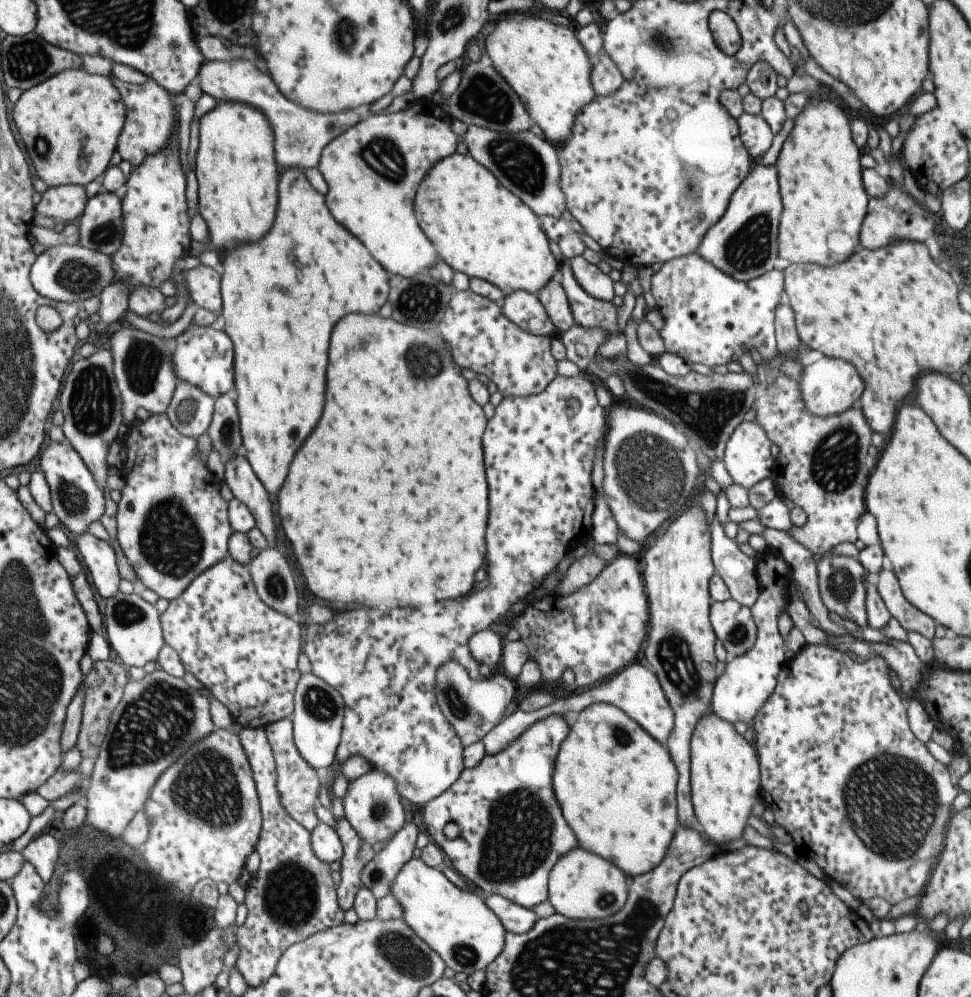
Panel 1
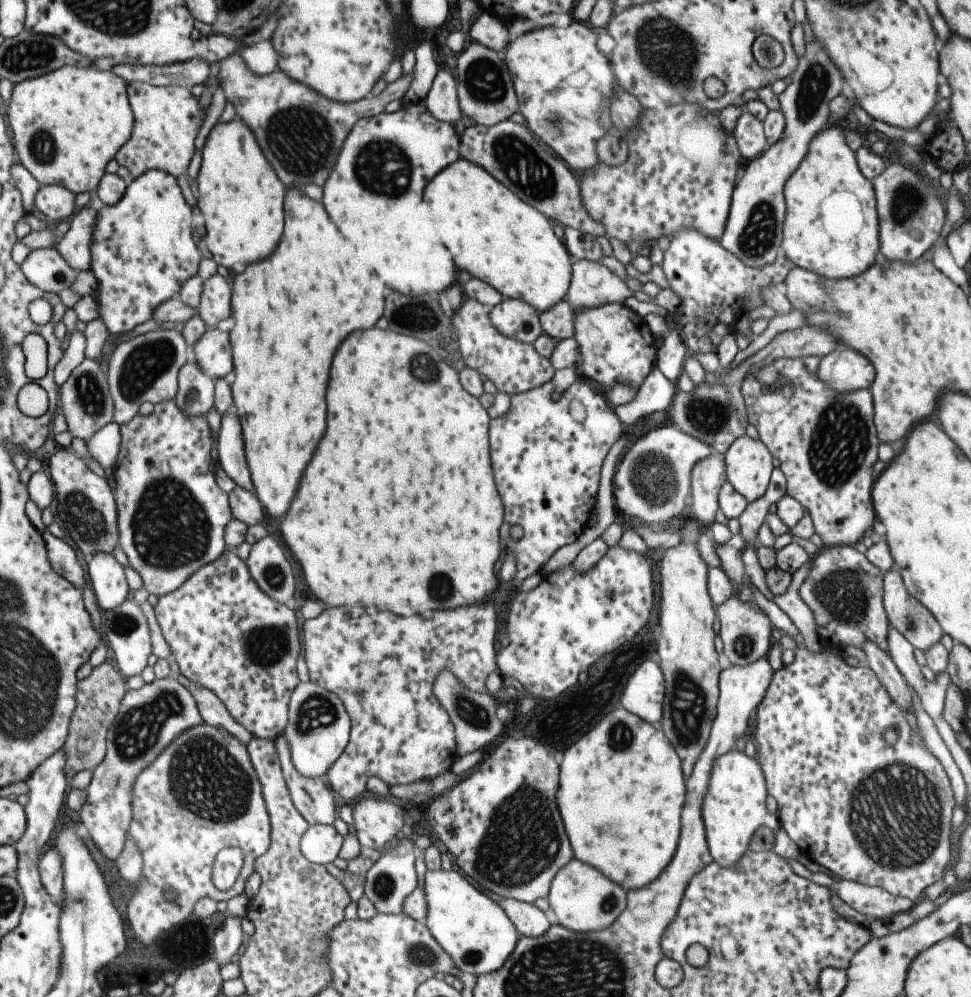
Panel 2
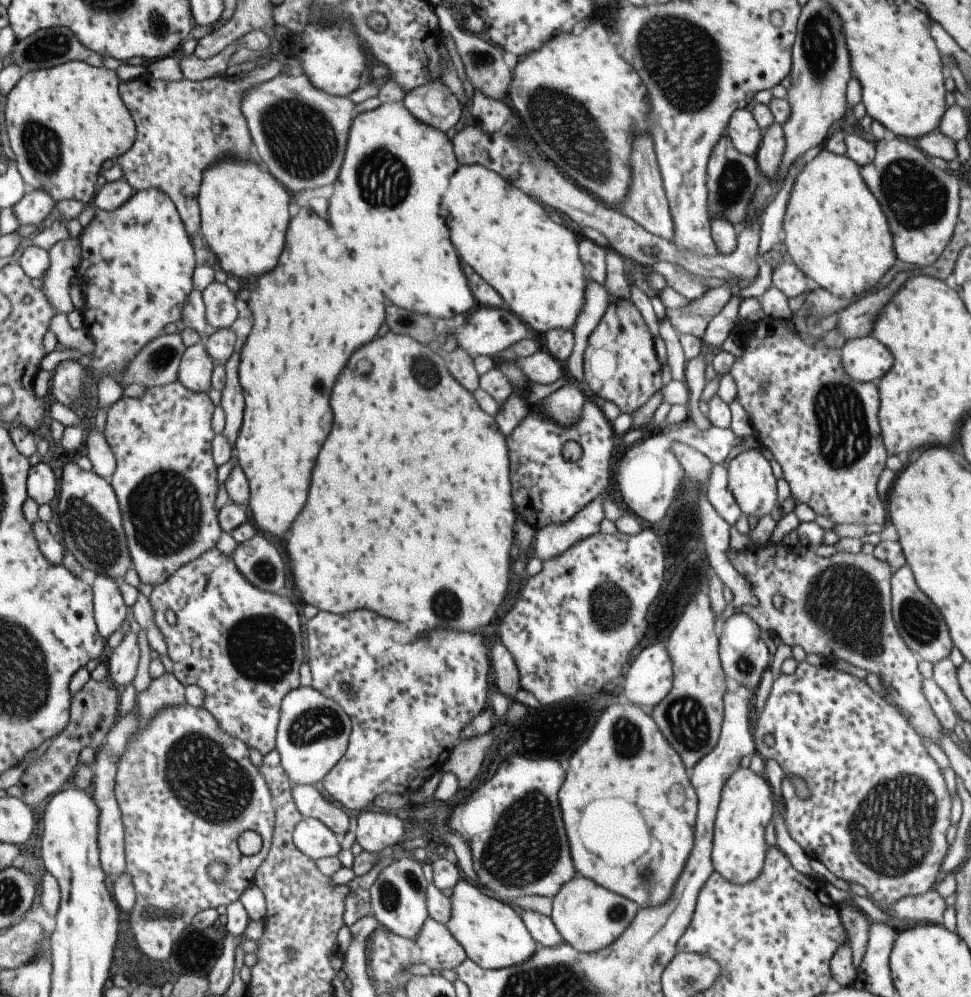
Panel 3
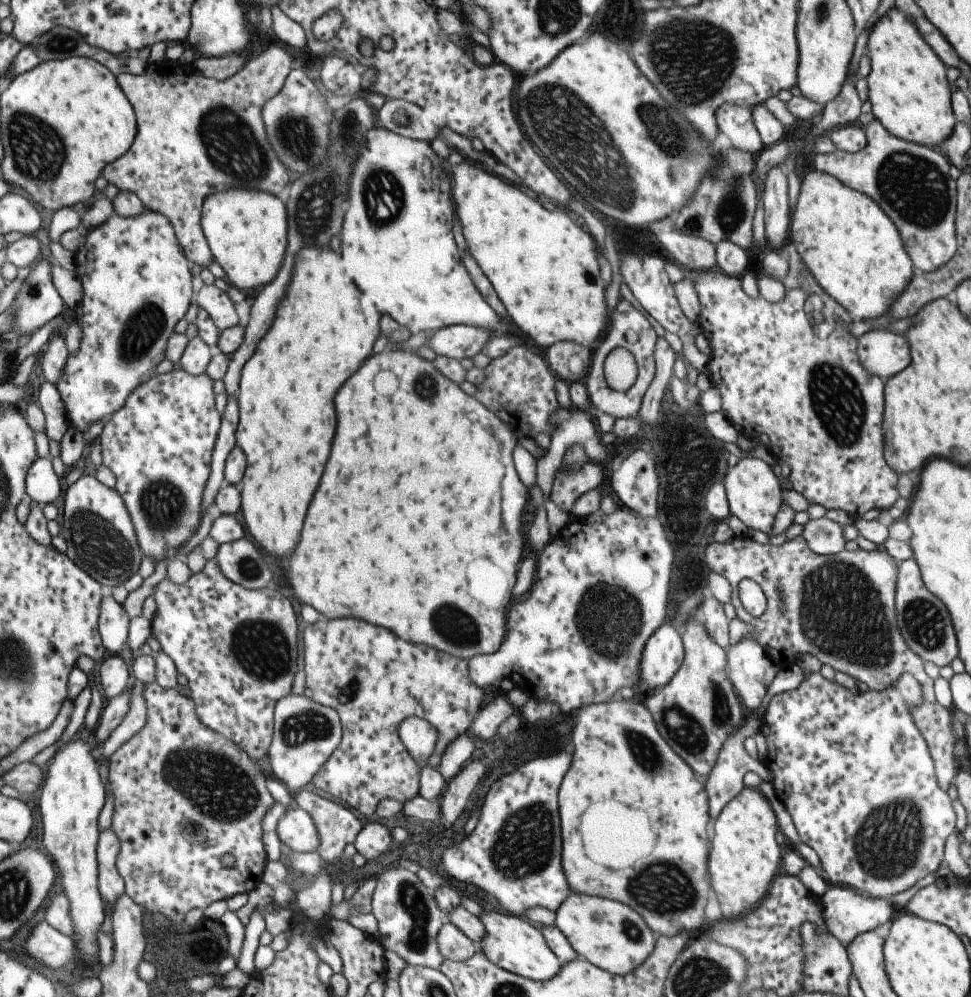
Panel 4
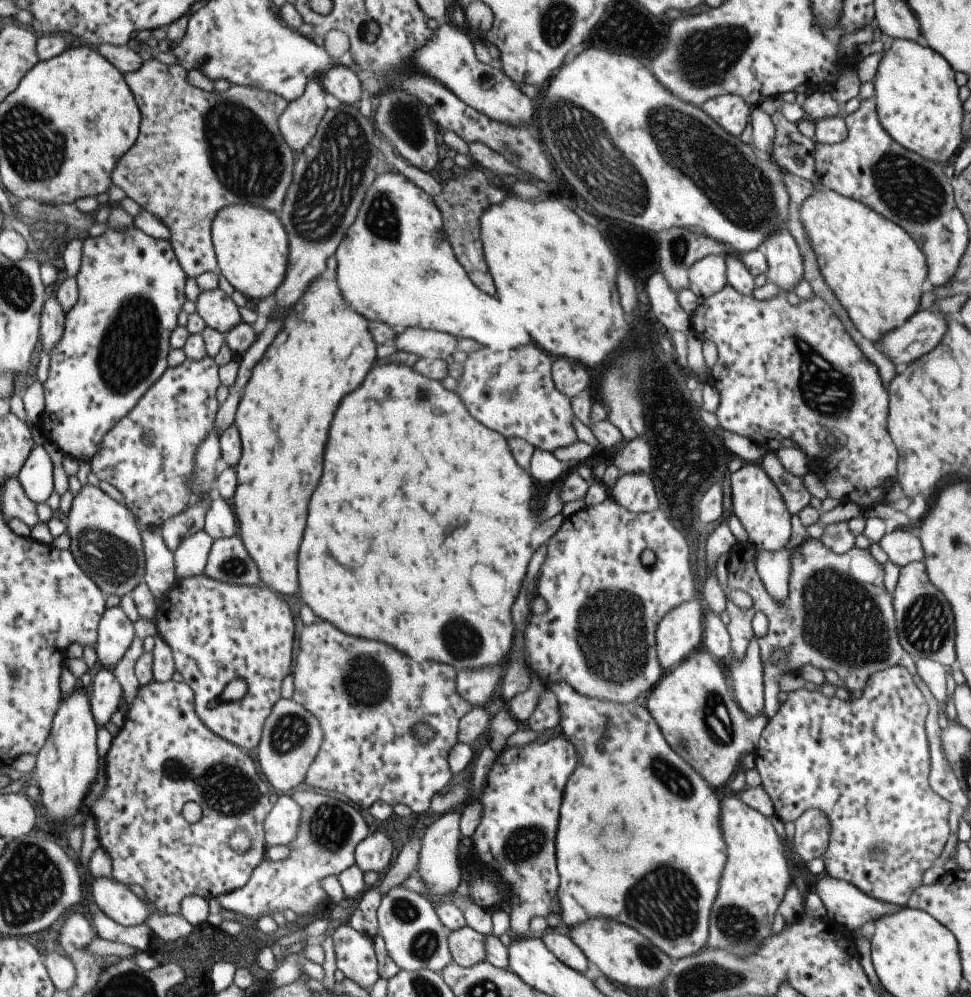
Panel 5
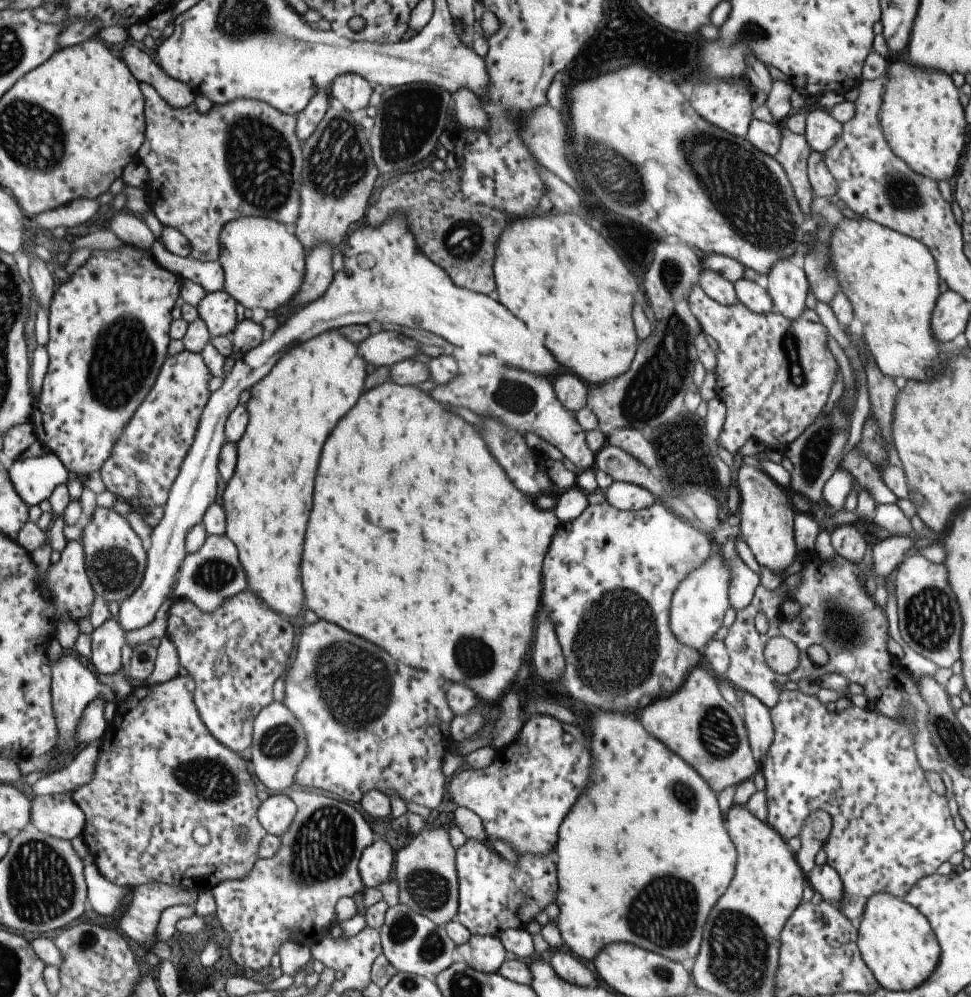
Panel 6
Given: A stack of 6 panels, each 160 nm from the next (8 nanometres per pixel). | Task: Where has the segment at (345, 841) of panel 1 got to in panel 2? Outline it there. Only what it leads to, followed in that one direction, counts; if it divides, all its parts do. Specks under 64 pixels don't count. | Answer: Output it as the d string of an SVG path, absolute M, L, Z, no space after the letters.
M360 848L359 854L347 861L343 878L340 880L343 888L348 892L349 898L357 902L364 894L364 876L371 865L381 856L380 851Z

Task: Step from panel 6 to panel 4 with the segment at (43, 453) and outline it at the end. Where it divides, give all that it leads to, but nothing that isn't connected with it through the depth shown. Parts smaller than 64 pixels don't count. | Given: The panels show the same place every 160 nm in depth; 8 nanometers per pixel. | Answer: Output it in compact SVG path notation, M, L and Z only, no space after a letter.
M36 457L26 476L26 491L30 500L38 506L49 504L61 494L60 485L49 458Z

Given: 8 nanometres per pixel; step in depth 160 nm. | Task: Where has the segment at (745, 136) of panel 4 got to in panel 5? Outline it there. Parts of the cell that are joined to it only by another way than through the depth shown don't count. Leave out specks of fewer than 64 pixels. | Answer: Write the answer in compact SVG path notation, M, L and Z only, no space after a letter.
M721 95L707 99L701 110L731 136L739 138L750 115L747 103L739 95Z

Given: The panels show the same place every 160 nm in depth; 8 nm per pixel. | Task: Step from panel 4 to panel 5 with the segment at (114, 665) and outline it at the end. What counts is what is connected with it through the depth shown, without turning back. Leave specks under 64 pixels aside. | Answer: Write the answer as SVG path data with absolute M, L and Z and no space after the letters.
M106 668L99 670L90 684L89 706L91 716L95 724L103 727L111 714L118 710L119 696L121 696L122 690L115 676L111 674L111 670Z

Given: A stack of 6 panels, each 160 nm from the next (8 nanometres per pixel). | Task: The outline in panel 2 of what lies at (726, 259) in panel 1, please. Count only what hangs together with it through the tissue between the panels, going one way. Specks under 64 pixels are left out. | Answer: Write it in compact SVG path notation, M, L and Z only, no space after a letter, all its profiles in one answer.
M815 38L810 44L805 44L803 56L798 58L797 66L791 76L791 84L778 94L780 111L785 117L785 128L781 138L768 146L759 156L745 162L739 178L733 187L726 224L722 230L722 236L718 238L727 252L735 255L747 268L760 269L770 265L777 256L777 250L782 243L782 222L784 221L785 203L782 193L783 185L791 173L798 167L805 156L808 144L821 129L827 128L827 116L831 114L827 110L827 103L840 94L841 78L838 68L831 62L822 49L820 42Z

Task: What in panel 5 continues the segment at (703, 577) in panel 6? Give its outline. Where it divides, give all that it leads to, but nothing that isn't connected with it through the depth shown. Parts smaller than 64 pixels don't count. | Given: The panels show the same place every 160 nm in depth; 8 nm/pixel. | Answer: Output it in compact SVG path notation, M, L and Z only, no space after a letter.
M700 594L671 609L656 626L656 657L663 672L674 669L702 642L702 614L705 606Z

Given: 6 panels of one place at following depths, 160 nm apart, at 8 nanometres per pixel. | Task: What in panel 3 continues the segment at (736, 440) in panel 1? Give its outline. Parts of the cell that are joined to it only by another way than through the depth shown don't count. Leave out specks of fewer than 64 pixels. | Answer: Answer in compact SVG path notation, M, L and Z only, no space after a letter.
M747 449L737 454L726 468L726 479L729 492L745 516L761 518L764 514L772 516L777 513L776 479L769 467L769 461L761 455L760 450Z

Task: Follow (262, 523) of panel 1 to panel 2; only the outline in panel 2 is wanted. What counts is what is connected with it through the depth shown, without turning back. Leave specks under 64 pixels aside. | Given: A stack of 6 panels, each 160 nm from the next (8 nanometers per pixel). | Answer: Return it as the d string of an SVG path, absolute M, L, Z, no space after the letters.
M233 404L220 419L220 430L216 438L217 466L221 467L237 487L253 494L254 486L244 457L241 427Z

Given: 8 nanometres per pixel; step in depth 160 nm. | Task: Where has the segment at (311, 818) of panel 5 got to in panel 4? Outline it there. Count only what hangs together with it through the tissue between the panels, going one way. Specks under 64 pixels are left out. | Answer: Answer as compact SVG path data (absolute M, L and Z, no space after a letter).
M298 790L295 800L298 807L307 811L313 819L320 838L315 851L324 860L324 865L330 868L343 856L343 847L354 841L361 822L337 802L322 798L309 790Z

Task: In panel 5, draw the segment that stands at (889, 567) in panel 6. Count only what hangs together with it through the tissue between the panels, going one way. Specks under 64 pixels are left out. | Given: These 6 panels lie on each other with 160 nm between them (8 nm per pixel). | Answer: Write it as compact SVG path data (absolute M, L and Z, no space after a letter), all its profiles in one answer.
M892 526L878 540L877 544L887 558L900 568L913 561L921 561L923 551L919 539L907 534L908 527Z

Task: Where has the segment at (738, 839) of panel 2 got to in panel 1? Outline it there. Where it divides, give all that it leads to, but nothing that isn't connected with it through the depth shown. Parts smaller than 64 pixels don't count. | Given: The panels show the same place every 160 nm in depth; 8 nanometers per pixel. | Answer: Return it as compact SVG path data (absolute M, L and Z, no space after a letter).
M709 708L698 718L691 733L689 764L690 801L699 829L717 844L740 838L760 792L759 765L753 745Z

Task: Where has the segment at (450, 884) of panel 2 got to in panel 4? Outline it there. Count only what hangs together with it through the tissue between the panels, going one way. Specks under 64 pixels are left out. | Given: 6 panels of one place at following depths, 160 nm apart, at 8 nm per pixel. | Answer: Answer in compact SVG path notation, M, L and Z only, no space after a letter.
M482 909L481 914L477 917L479 919L479 922L483 925L484 928L484 937L482 938L482 941L480 942L480 948L476 948L475 950L480 950L481 953L483 953L483 956L491 962L491 964L494 964L495 966L498 966L500 969L506 970L507 972L534 980L534 981L546 981L548 978L554 977L555 973L558 973L559 967L562 965L561 962L558 960L558 958L549 950L549 947L546 945L546 942L544 941L544 938L542 937L542 934L539 932L539 926L535 925L531 922L529 922L524 916L519 915L512 915L511 913L505 913L501 912L501 910L484 910Z

